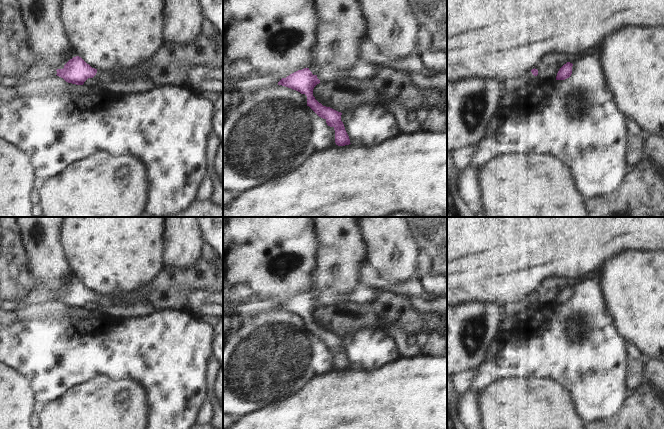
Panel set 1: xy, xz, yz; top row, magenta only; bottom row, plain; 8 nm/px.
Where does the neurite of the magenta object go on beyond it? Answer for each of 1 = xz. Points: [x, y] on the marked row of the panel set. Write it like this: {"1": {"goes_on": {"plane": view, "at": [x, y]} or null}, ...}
{"1": {"goes_on": {"plane": "xz", "at": [361, 69]}}}

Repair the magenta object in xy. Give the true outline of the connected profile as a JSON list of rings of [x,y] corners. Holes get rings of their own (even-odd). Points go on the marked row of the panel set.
[[[76,56],[70,59],[64,65],[63,69],[52,71],[51,68],[47,66],[35,66],[32,64],[20,77],[1,77],[0,84],[6,87],[14,86],[17,88],[26,82],[44,80],[55,75],[63,78],[68,83],[76,85],[83,85],[88,78],[95,78],[100,87],[109,82],[118,82],[116,79],[112,78],[108,72],[92,68],[81,57]]]

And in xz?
[[[359,59],[349,70],[340,70],[325,66],[319,69],[316,75],[313,75],[309,68],[304,68],[281,80],[272,75],[257,76],[253,74],[249,78],[240,80],[234,85],[229,86],[229,89],[241,92],[243,98],[251,97],[257,90],[276,85],[282,85],[305,94],[307,96],[307,106],[319,117],[325,119],[328,126],[334,128],[336,145],[345,146],[351,143],[344,124],[341,121],[342,113],[319,103],[313,96],[313,89],[320,82],[328,82],[341,77],[358,80],[372,78],[382,67],[383,65]]]

